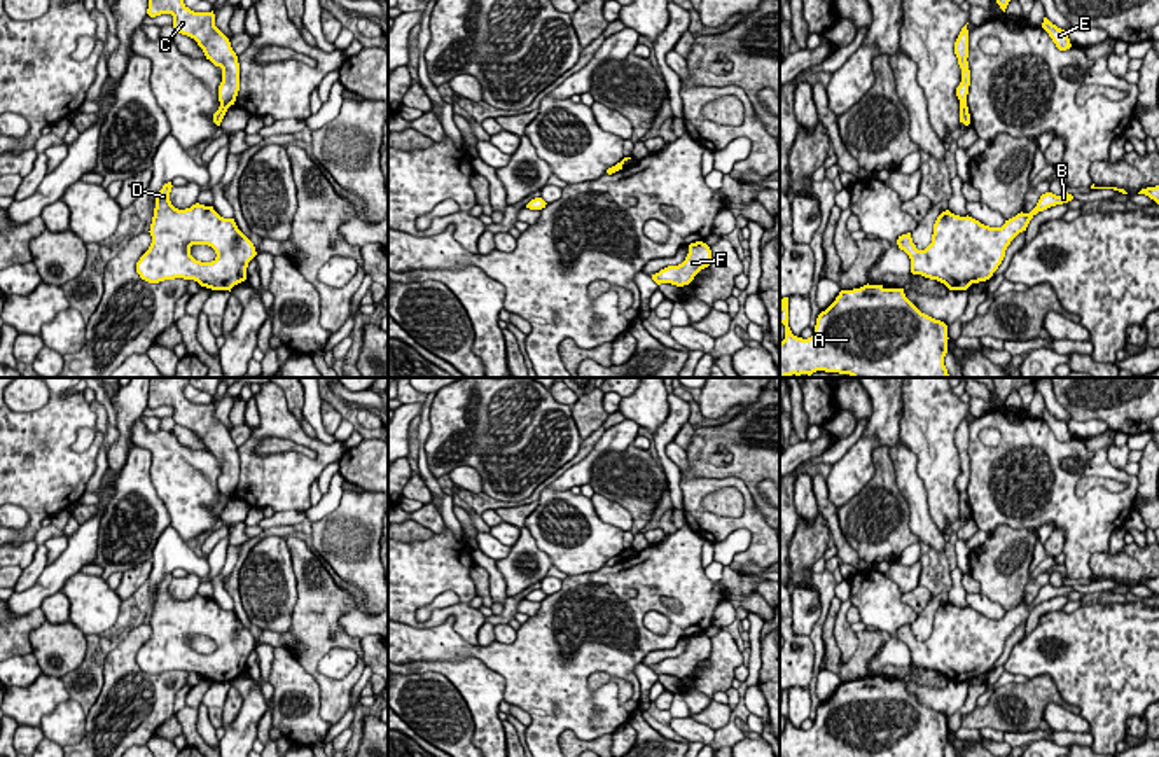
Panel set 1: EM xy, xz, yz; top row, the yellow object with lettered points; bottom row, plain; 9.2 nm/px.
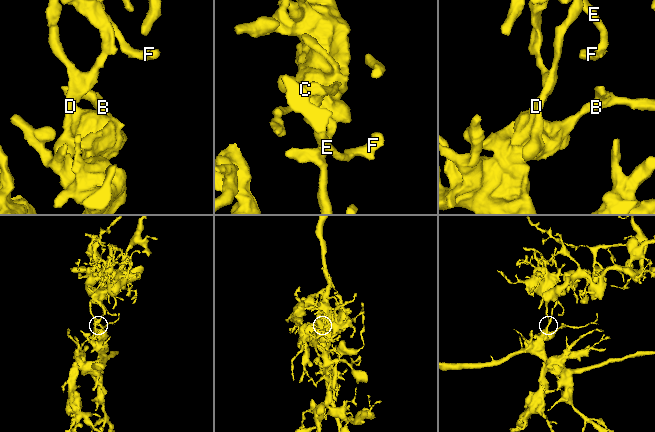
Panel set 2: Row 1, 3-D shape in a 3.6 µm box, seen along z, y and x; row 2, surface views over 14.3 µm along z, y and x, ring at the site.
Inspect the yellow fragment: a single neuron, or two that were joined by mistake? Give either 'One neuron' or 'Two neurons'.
Two neurons

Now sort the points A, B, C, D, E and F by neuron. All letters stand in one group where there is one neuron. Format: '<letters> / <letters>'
A B D / C E F

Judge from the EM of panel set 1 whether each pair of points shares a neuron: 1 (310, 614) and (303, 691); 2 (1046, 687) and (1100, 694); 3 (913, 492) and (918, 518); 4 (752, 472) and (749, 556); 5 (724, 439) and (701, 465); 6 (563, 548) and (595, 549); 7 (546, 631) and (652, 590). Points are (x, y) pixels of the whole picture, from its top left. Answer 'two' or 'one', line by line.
1: two
2: two
3: one
4: two
5: one
6: one
7: one

